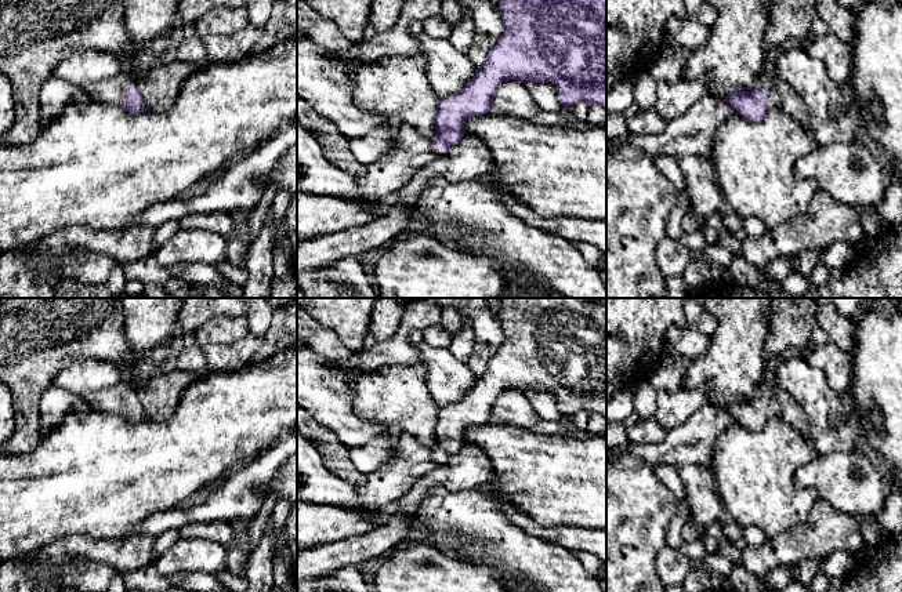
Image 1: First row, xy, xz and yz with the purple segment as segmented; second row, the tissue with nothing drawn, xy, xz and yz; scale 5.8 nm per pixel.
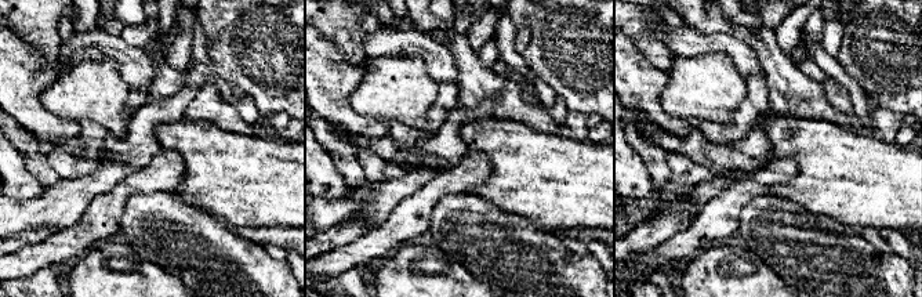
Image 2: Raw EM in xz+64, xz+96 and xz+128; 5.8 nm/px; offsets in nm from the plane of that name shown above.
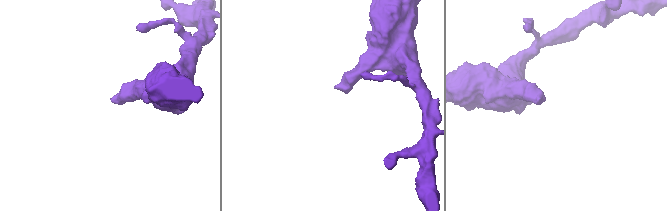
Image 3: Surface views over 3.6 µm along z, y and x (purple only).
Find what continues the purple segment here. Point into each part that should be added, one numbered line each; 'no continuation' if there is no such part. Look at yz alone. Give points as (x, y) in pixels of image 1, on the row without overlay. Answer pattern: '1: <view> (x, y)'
1: yz (765, 392)

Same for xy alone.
1: xy (113, 399)

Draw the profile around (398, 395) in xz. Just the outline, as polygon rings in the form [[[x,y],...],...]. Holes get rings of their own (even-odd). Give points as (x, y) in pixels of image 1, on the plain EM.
[[[423,363],[363,370],[351,385],[355,414],[373,424],[396,425],[424,447],[434,447],[439,406],[425,373]]]

